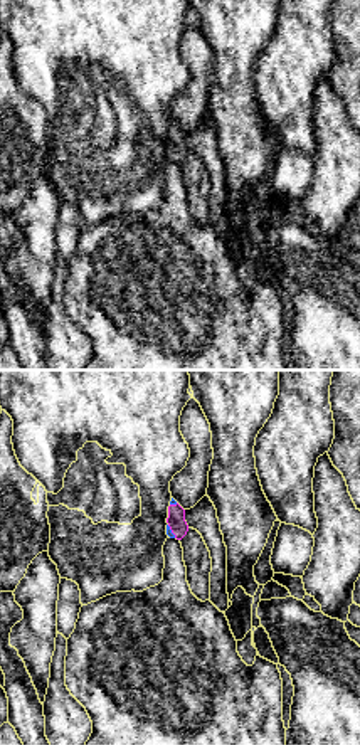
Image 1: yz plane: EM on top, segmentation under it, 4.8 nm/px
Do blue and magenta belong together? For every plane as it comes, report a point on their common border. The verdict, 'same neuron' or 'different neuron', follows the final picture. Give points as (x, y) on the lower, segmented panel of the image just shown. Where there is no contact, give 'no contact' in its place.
meets blue at (170, 532)

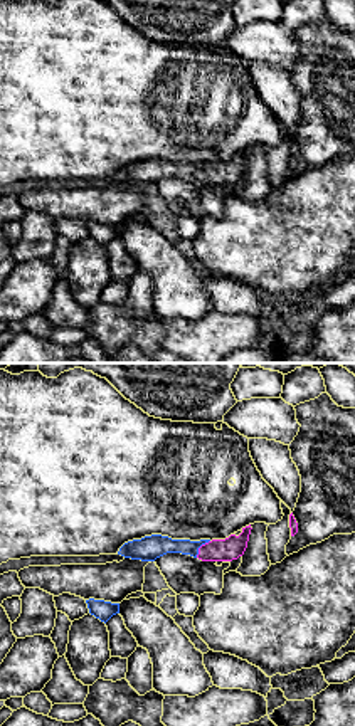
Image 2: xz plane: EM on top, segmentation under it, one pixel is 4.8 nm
meets blue at (199, 547)

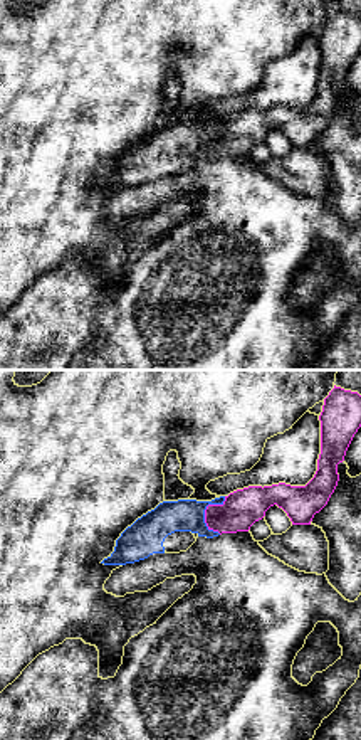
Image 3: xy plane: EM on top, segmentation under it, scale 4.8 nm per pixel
meets blue at (205, 508)

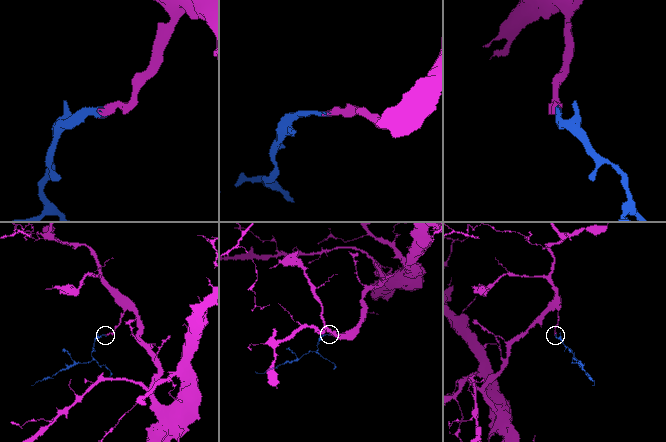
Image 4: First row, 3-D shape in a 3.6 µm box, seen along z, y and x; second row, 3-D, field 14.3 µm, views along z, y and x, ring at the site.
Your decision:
same neuron

